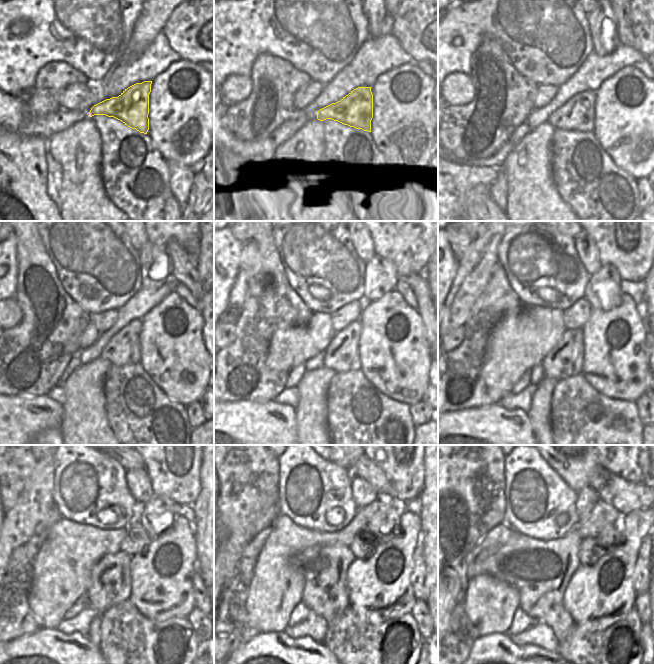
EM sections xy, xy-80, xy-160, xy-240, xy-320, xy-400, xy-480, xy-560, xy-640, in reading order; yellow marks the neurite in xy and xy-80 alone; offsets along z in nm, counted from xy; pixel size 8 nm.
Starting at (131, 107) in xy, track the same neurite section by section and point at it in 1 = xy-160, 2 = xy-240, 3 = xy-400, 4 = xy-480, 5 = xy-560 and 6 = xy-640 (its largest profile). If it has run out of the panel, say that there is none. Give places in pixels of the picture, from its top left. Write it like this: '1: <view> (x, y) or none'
1: xy-160 (578, 114)
2: xy-240 (123, 348)
3: xy-400 (565, 360)
4: xy-480 (110, 582)
5: xy-560 (324, 569)
6: xy-640 (540, 571)

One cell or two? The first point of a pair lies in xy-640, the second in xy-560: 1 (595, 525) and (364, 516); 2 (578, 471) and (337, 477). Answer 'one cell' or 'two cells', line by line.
1: one cell
2: two cells

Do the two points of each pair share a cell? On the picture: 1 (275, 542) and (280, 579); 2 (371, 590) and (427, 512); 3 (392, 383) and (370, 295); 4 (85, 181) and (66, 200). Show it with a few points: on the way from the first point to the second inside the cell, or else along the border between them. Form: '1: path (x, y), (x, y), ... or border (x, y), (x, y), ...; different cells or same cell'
1: path (275, 551), (275, 570); same cell
2: border (417, 512), (420, 518), (421, 536); different cells
3: border (392, 290), (375, 300), (365, 301); different cells
4: path (80, 186), (71, 195); same cell

